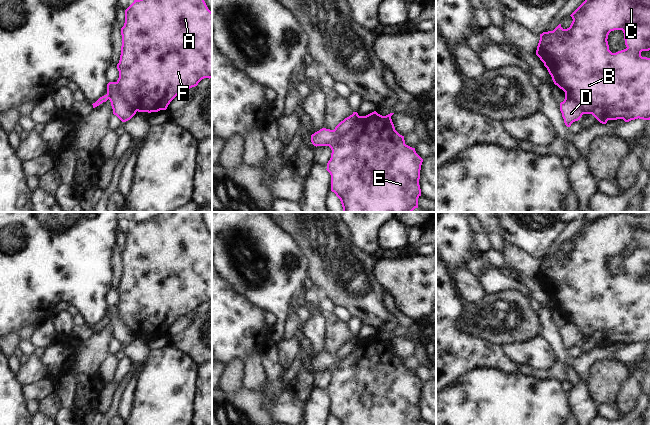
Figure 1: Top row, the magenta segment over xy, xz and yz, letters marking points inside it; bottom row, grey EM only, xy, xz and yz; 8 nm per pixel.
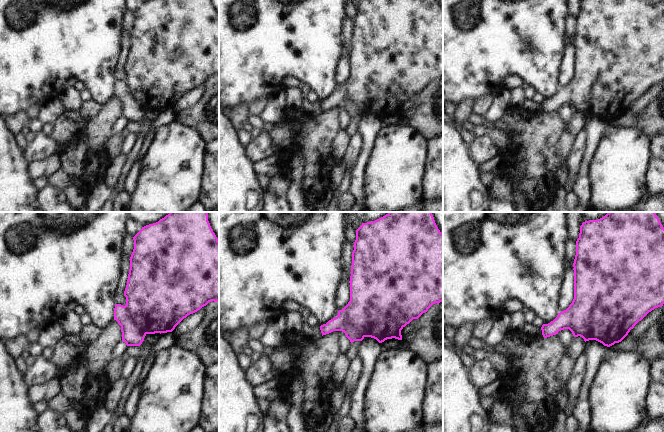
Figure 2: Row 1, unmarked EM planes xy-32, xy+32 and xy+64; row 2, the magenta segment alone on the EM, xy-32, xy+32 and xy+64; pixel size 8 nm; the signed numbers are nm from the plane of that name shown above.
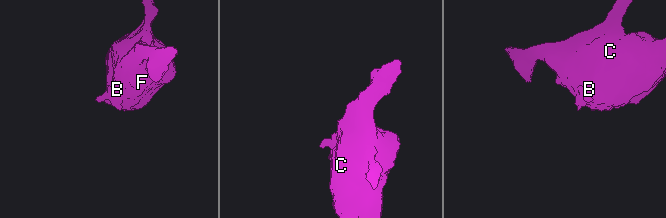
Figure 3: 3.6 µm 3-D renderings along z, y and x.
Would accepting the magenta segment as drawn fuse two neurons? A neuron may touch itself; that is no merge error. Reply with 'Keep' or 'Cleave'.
Cleave.

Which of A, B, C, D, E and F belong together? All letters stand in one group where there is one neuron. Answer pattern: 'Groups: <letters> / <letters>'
Groups: A B C E F / D.

